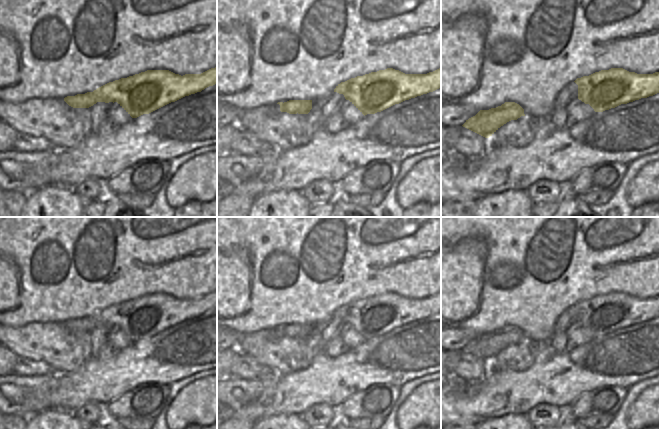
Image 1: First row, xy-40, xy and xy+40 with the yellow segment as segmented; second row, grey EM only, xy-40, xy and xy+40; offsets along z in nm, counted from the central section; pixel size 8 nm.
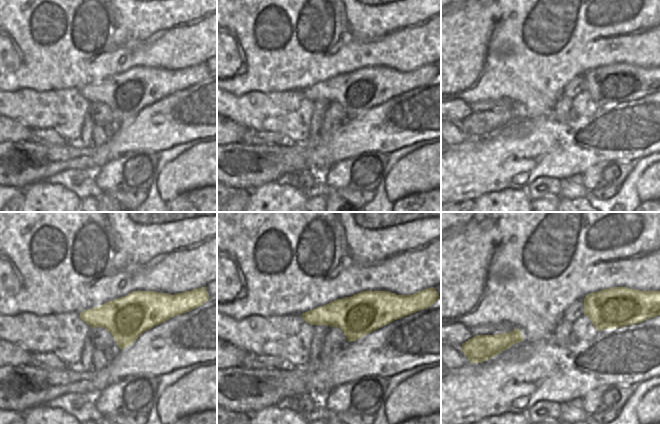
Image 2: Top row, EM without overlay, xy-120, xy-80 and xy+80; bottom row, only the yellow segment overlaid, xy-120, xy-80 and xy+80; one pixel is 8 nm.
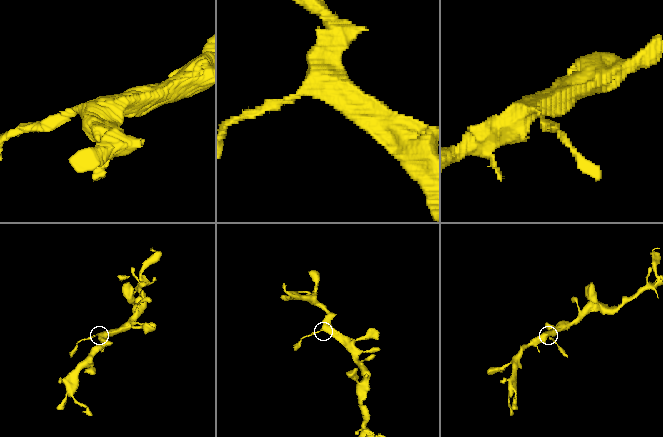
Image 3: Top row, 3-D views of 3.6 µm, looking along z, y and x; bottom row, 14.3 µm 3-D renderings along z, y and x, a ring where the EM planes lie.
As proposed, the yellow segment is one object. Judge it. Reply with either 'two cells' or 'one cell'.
two cells

